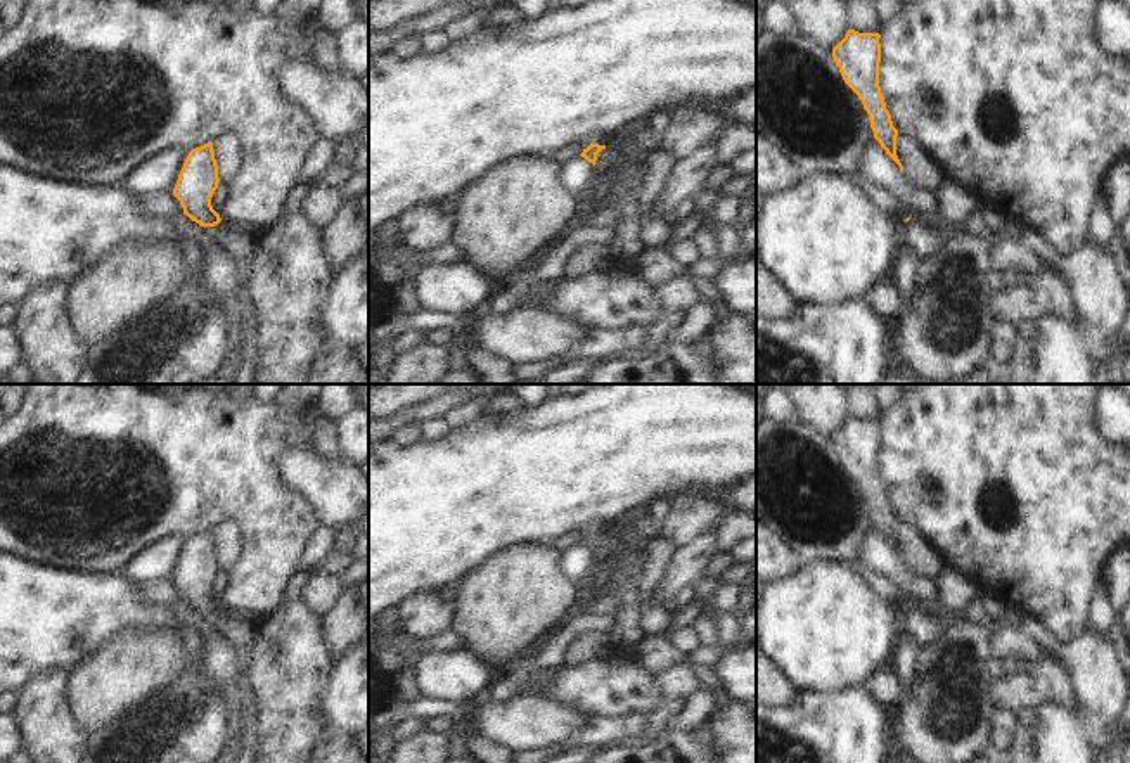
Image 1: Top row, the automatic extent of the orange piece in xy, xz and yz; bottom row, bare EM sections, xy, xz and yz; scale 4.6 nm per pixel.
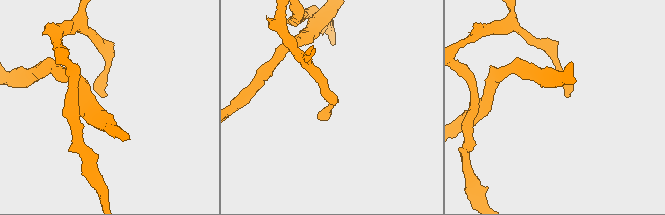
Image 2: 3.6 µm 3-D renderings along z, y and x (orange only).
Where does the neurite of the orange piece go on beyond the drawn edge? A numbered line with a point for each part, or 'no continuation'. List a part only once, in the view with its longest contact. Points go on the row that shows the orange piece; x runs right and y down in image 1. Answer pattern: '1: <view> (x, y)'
1: xz (623, 173)

